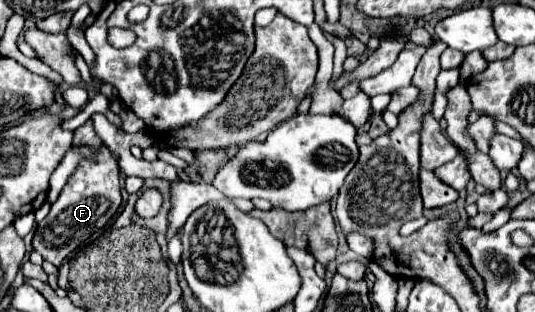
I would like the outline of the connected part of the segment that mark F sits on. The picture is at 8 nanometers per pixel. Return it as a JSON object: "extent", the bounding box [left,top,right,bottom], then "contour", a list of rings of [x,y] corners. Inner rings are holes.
{"extent":[32,120,122,266],"contour":[[[92,120],[74,130],[74,146],[96,146],[96,158],[86,158],[84,162],[80,162],[76,174],[68,178],[58,200],[52,204],[48,216],[36,226],[32,238],[32,248],[54,266],[60,266],[66,256],[88,244],[96,232],[108,226],[108,222],[122,204],[122,192],[120,192],[122,188],[118,180],[120,168],[116,156],[112,154],[112,150],[106,148],[106,144],[94,132]]]}

